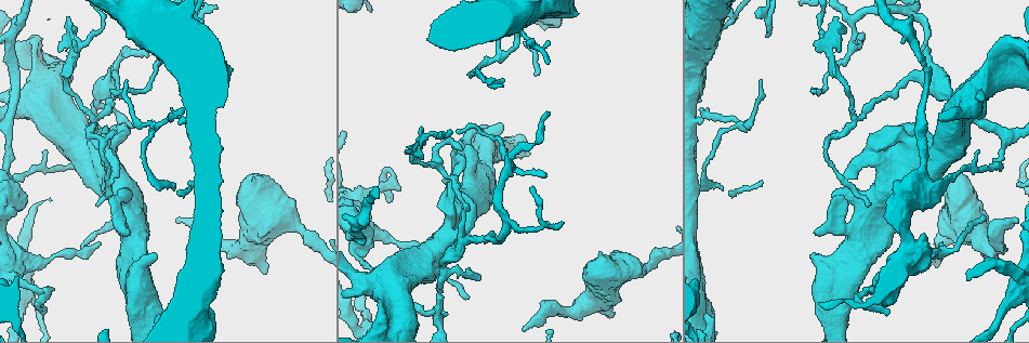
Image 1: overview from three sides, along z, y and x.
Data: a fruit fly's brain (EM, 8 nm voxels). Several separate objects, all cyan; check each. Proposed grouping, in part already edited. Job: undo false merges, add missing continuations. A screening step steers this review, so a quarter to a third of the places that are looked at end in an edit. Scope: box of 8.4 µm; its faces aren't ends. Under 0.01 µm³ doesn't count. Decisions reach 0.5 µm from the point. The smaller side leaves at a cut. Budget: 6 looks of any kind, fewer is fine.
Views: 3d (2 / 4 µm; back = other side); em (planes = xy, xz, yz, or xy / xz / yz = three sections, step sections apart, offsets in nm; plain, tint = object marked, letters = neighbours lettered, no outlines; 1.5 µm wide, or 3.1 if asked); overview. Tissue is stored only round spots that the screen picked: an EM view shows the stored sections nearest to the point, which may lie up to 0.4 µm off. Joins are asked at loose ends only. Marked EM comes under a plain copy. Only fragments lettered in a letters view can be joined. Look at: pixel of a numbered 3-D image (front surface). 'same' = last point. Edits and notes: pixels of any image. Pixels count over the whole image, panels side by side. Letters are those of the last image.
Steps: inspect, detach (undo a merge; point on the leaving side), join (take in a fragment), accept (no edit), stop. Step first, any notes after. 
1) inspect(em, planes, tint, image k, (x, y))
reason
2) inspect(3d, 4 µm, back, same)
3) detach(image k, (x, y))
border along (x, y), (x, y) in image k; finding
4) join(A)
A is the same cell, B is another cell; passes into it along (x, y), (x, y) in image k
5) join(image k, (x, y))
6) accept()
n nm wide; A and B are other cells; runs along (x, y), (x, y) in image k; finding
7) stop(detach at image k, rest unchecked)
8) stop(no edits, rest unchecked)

inspect(em, planes, letters, image 1, (915, 15))
branch point

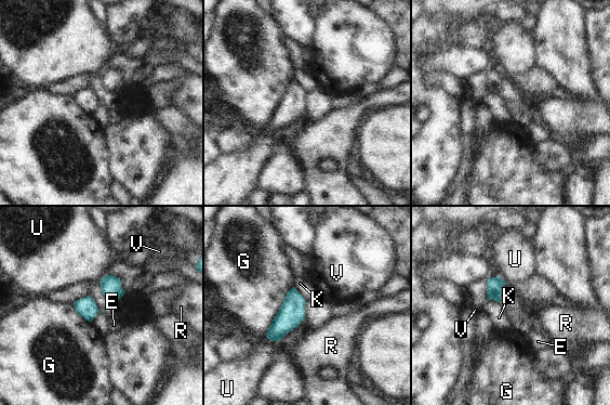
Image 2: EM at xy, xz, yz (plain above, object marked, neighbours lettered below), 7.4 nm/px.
accept()
E, G, K, R, U and V are other cells; border along (292, 286), (265, 336) in image 2; all the same neuron

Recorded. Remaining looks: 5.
inspect(3d, 4 µm, image 1, (440, 169))
sharp bend

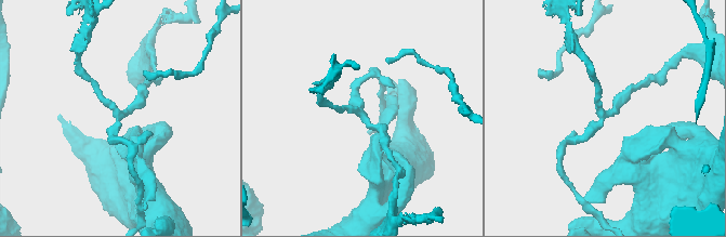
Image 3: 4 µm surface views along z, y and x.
inspect(em, yz, step 4, tint, image 3, (358, 113))
need the tissue

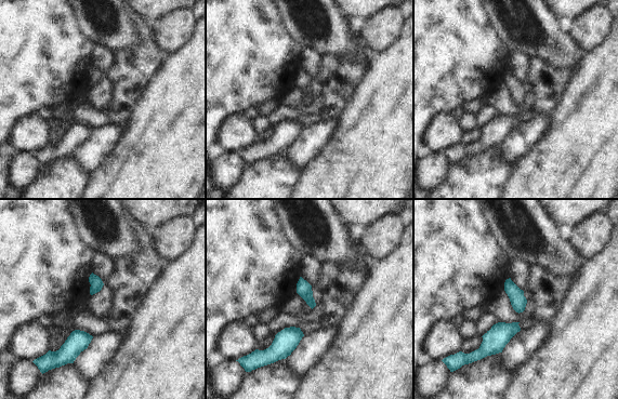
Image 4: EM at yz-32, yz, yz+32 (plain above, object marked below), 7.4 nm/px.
inspect(em, planes, letters, same)

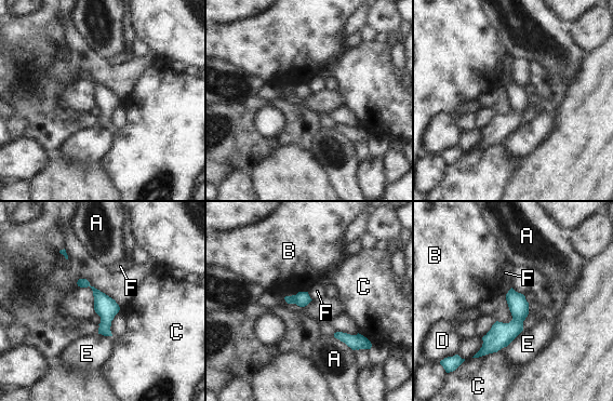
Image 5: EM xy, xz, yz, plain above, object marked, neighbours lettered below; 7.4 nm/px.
accept()
C touches over 260 nm; A, B, C, D, E and F are other cells; one neuron here

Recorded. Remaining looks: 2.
inspect(em, planes, tint, image 1, (9, 279))
thick turns thin

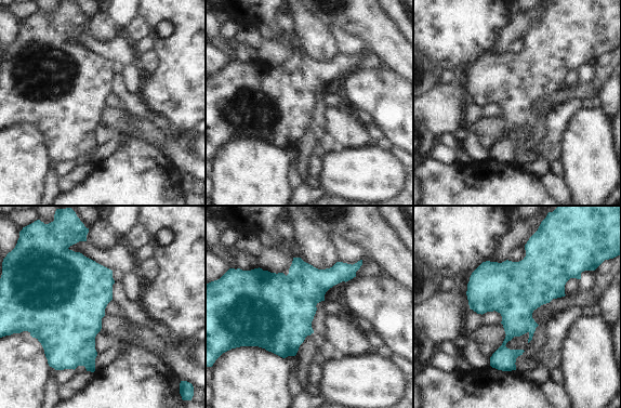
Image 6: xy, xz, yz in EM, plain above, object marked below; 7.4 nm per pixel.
inspect(em, planes, letters, same)

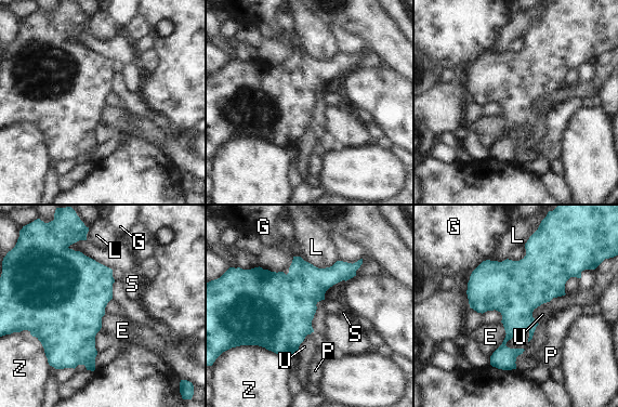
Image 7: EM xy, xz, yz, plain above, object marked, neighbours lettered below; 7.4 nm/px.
accept()
Z touches over 460 nm; E, G, L, P, S, U and Z are other cells; border along (300, 255), (318, 267), (338, 261) in image 7; one neuron here

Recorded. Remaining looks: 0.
stop(no edits, rest unchecked)

